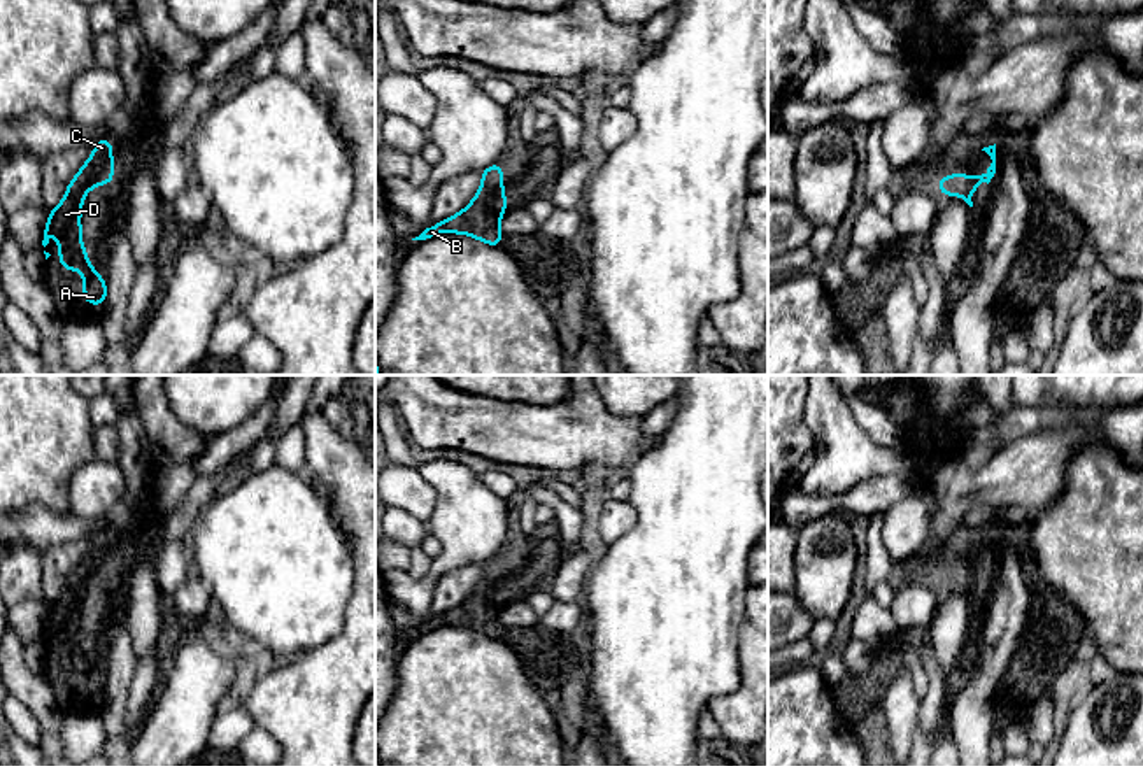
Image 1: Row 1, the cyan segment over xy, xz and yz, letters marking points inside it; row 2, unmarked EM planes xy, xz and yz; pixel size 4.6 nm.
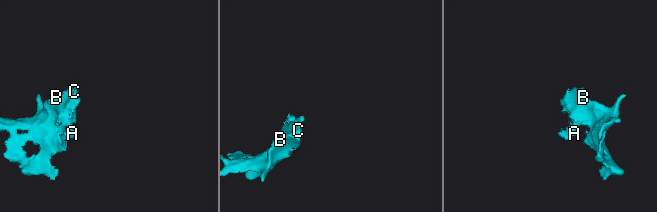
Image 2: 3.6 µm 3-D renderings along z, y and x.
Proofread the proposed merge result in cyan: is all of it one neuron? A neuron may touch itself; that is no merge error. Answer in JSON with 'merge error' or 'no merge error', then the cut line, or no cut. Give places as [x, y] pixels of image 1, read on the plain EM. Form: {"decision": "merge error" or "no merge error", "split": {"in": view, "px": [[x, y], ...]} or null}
{"decision": "no merge error", "split": null}

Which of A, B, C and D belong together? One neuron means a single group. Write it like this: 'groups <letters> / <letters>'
groups A B C D

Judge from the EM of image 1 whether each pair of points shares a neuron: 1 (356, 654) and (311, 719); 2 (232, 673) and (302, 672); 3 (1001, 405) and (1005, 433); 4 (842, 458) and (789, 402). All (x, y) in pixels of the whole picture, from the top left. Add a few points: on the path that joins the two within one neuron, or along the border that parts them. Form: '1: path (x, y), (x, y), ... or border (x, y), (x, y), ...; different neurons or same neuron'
1: path (346, 670), (312, 703); same neuron
2: border (249, 673), (242, 686); different neurons
3: border (1014, 407), (996, 419), (986, 421); different neurons
4: border (807, 393), (805, 423), (814, 435), (814, 451); different neurons

